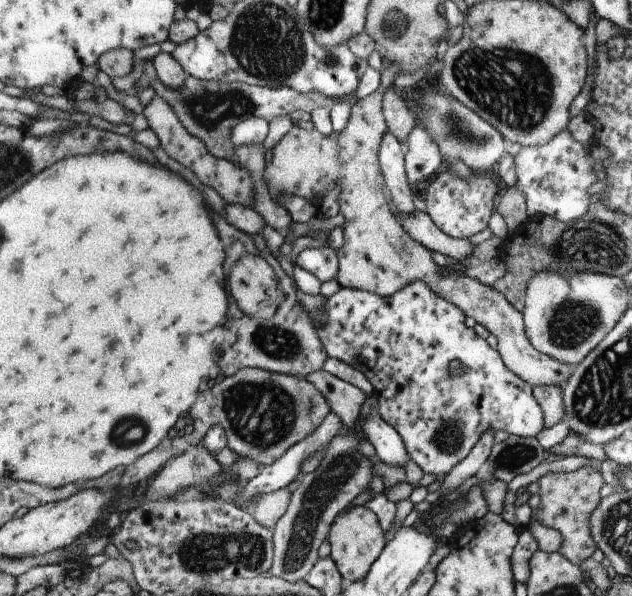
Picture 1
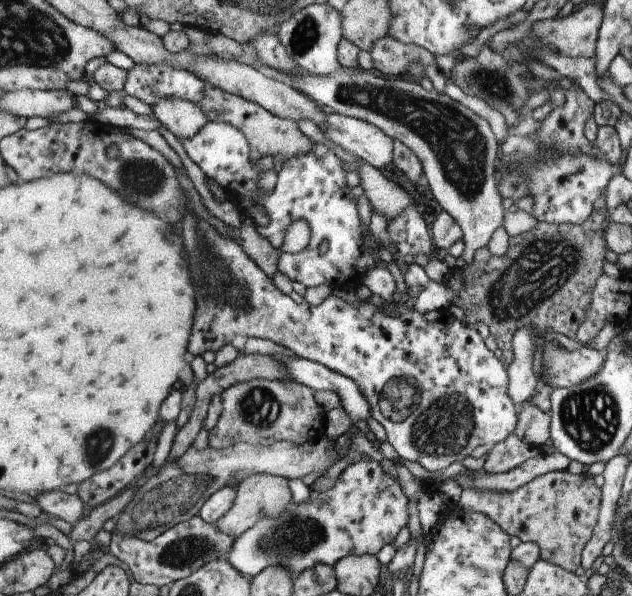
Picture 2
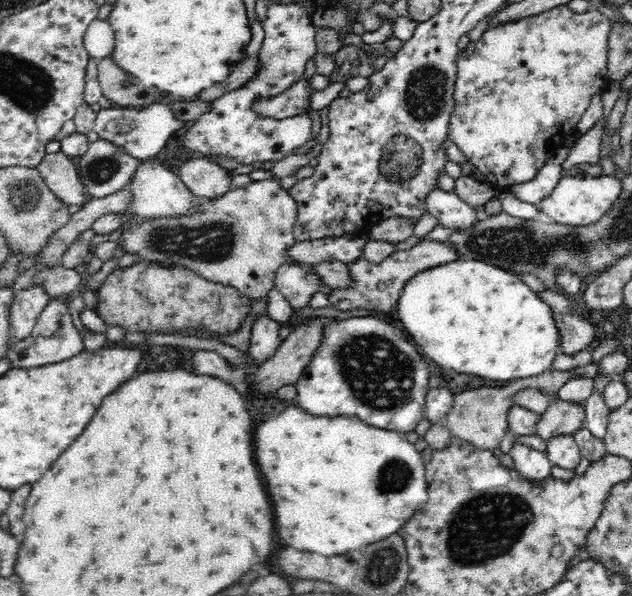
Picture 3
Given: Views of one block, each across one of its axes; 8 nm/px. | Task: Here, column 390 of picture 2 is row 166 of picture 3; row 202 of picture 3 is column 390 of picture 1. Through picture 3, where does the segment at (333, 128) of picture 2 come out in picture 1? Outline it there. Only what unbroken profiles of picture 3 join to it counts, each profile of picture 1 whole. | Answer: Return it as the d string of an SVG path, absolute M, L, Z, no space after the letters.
M391 130L381 146L381 168L385 174L385 188L391 196L391 204L395 206L397 216L415 216L417 206L407 174L407 152L403 142Z

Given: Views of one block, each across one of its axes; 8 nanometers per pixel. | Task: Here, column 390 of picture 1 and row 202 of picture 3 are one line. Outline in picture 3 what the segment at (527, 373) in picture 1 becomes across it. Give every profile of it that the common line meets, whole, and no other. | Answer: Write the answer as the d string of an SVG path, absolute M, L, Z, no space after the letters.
M254 180L246 188L232 188L224 192L222 196L200 200L190 210L180 214L160 214L160 216L144 216L136 212L136 208L128 202L120 210L120 224L116 230L120 230L118 238L118 256L120 254L132 254L138 264L156 264L160 268L188 268L196 272L198 276L210 278L214 284L224 284L238 288L244 296L248 296L252 302L258 302L268 294L270 288L274 288L274 272L280 266L300 266L312 276L318 276L322 282L326 282L330 288L342 288L348 284L348 270L346 262L340 260L320 260L320 262L308 262L308 260L296 260L292 254L292 248L296 248L296 236L294 236L294 224L296 224L298 204L296 198L280 186L280 180Z

